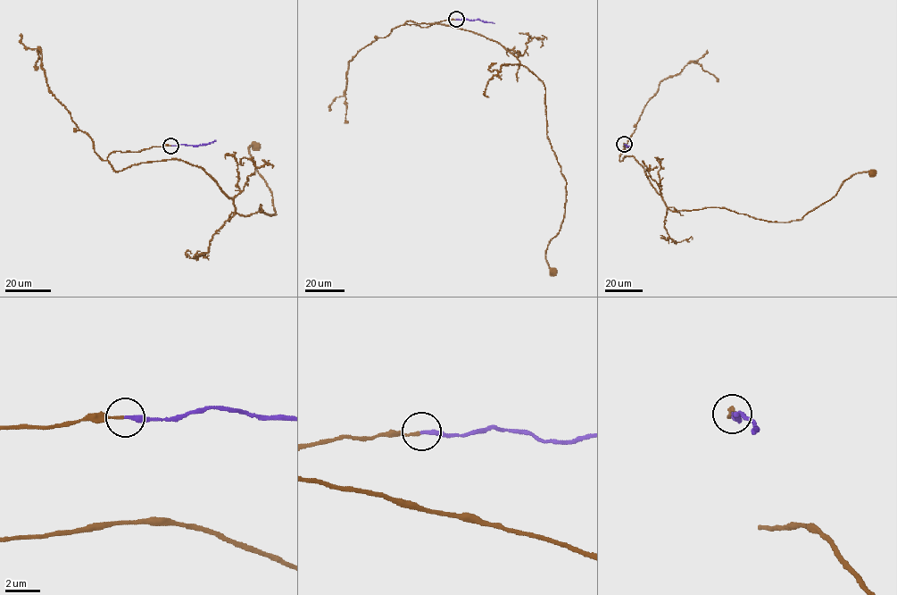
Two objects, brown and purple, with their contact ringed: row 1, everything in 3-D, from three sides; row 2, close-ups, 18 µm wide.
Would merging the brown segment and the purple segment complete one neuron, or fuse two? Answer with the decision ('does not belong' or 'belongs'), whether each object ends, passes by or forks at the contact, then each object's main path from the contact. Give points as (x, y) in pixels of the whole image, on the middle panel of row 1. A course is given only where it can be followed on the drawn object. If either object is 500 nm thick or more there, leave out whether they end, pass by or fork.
belongs; brown ends; purple ends; course brown (455, 19), (403, 25), (480, 34), (544, 84), (547, 138), (566, 182), (564, 217), (545, 253), (553, 271); course purple (456, 19), (494, 23)

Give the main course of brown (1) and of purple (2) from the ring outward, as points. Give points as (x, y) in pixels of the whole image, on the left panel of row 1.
1: (170, 145), (107, 161), (118, 171), (182, 160), (236, 213), (261, 205), (271, 216), (248, 150), (256, 144)
2: (170, 145), (197, 146), (215, 140)

